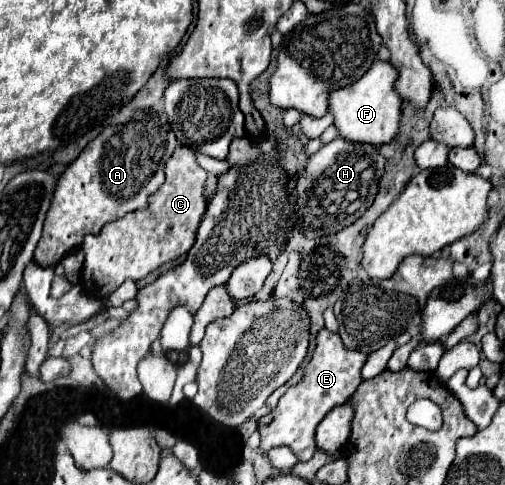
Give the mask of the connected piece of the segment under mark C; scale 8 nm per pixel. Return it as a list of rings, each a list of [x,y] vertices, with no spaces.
[[[177,145],[165,165],[165,183],[151,195],[147,209],[127,213],[123,219],[107,223],[97,235],[87,235],[83,241],[85,263],[81,269],[81,285],[97,299],[105,299],[125,279],[139,281],[159,265],[185,255],[193,243],[197,227],[203,219],[207,203],[203,199],[203,181],[207,171],[195,161],[195,151],[187,145]]]

